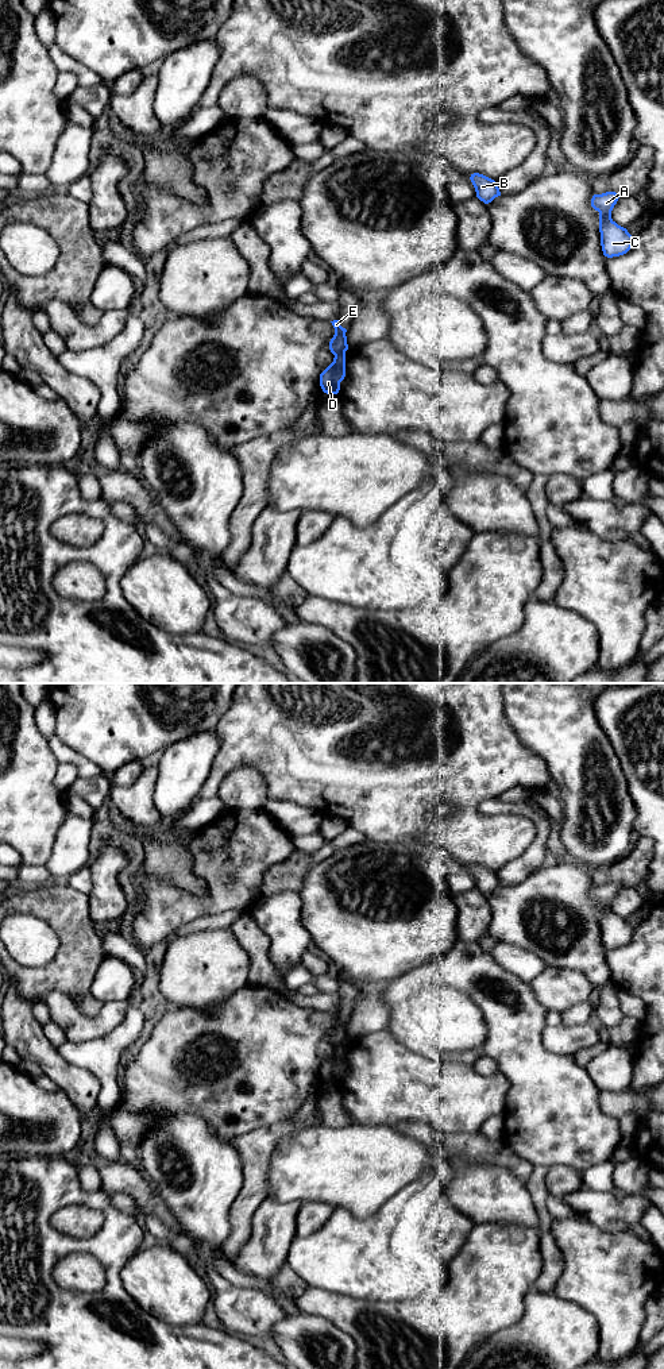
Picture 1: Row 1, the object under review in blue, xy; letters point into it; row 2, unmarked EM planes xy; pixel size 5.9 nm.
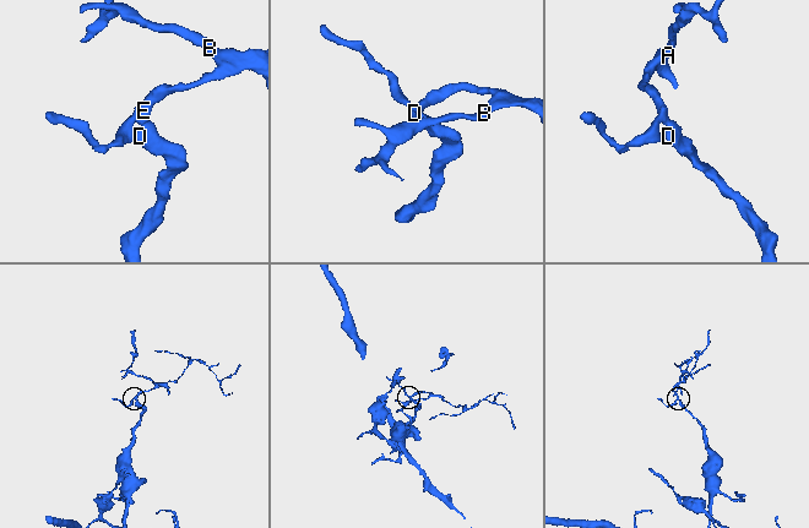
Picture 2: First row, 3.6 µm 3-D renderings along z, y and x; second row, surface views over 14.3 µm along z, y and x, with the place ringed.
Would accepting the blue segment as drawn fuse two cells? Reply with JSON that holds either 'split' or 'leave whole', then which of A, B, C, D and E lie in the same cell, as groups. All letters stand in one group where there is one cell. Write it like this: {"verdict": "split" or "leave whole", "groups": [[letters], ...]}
{"verdict": "split", "groups": [["A", "B", "C", "E"], ["D"]]}

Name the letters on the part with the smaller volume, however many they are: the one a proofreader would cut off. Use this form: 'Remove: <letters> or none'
Remove: A, B, C, E

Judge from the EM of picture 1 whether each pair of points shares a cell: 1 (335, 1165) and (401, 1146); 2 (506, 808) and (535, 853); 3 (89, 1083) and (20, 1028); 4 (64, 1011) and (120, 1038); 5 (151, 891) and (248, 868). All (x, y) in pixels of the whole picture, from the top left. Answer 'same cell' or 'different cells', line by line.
1: same cell
2: same cell
3: same cell
4: different cells
5: same cell

